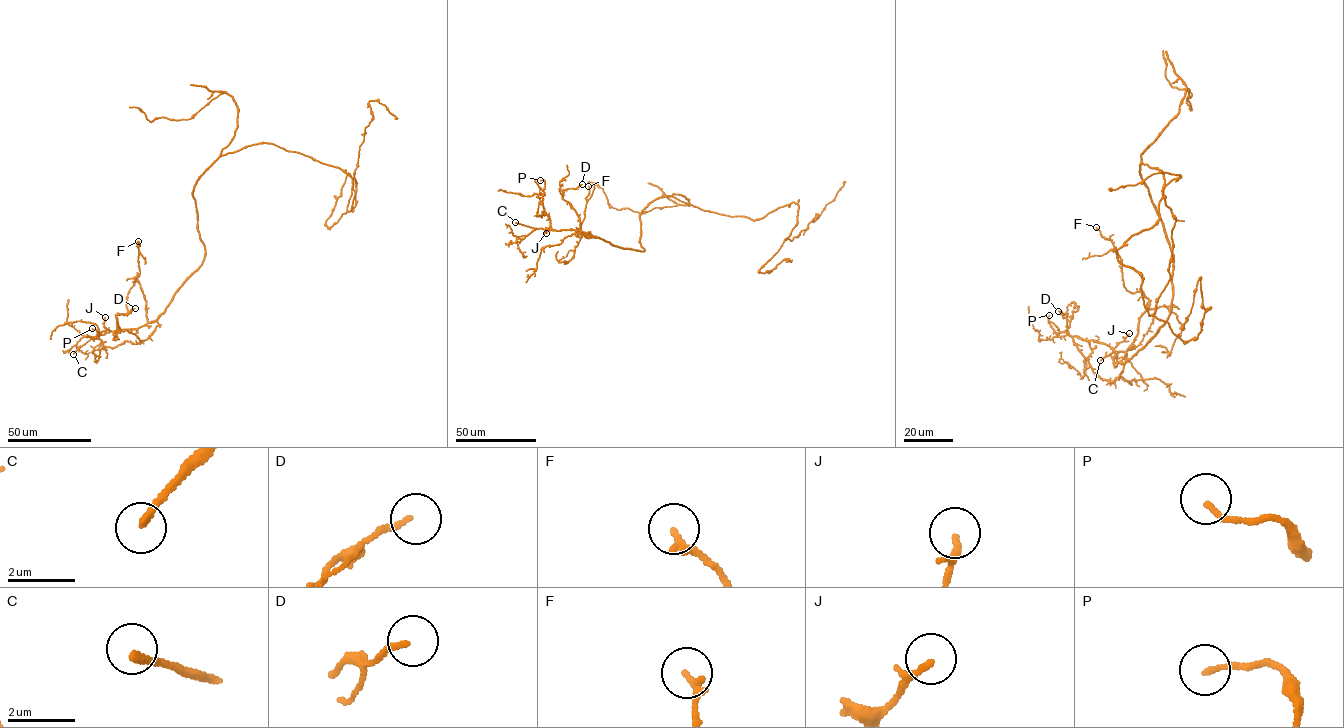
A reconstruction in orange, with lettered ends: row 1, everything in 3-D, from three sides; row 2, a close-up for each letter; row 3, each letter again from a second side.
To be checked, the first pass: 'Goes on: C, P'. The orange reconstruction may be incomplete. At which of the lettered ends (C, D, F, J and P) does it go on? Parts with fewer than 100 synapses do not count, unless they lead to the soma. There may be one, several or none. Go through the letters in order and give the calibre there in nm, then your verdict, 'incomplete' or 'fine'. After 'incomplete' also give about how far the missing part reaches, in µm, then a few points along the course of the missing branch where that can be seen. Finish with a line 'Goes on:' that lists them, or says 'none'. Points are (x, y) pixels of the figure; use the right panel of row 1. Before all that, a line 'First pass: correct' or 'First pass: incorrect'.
First pass: incorrect
C: 220 nm | incomplete | 130 µm | (1100, 360), (1072, 394), (1036, 407), (1014, 428), (1012, 418), (1018, 396), (1022, 345)
D: 140 nm | fine
F: 180 nm | fine
J: 130 nm | fine
P: 150 nm | fine
Goes on: C

